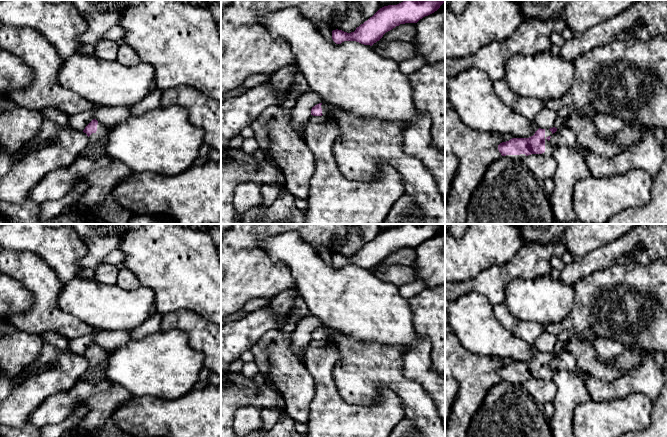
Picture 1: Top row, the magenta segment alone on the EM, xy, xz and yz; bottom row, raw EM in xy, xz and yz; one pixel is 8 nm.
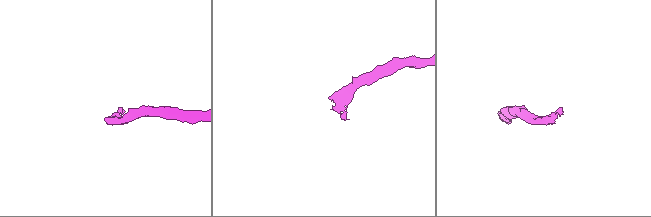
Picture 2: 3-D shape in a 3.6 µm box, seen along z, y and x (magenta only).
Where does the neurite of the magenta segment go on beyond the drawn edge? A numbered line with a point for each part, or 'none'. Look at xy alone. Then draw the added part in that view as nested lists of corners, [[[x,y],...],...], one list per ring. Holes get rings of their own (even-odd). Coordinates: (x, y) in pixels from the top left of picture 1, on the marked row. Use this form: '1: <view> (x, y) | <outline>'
1: xy (95, 138) | [[[98,122],[97,131],[88,137],[89,141],[87,147],[89,149],[94,148],[98,143],[105,139],[107,132],[108,128],[104,124]]]

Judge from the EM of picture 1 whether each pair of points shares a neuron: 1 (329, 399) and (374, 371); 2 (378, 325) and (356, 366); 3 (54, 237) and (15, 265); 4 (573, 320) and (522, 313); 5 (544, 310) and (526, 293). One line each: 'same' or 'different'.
1: different
2: different
3: different
4: different
5: same

